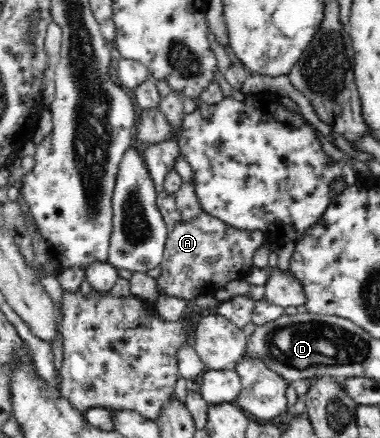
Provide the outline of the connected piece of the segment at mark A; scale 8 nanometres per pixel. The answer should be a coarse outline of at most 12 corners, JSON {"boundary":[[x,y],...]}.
{"boundary":[[194,179],[157,193],[158,296],[194,301],[246,277],[265,243],[206,213]]}

